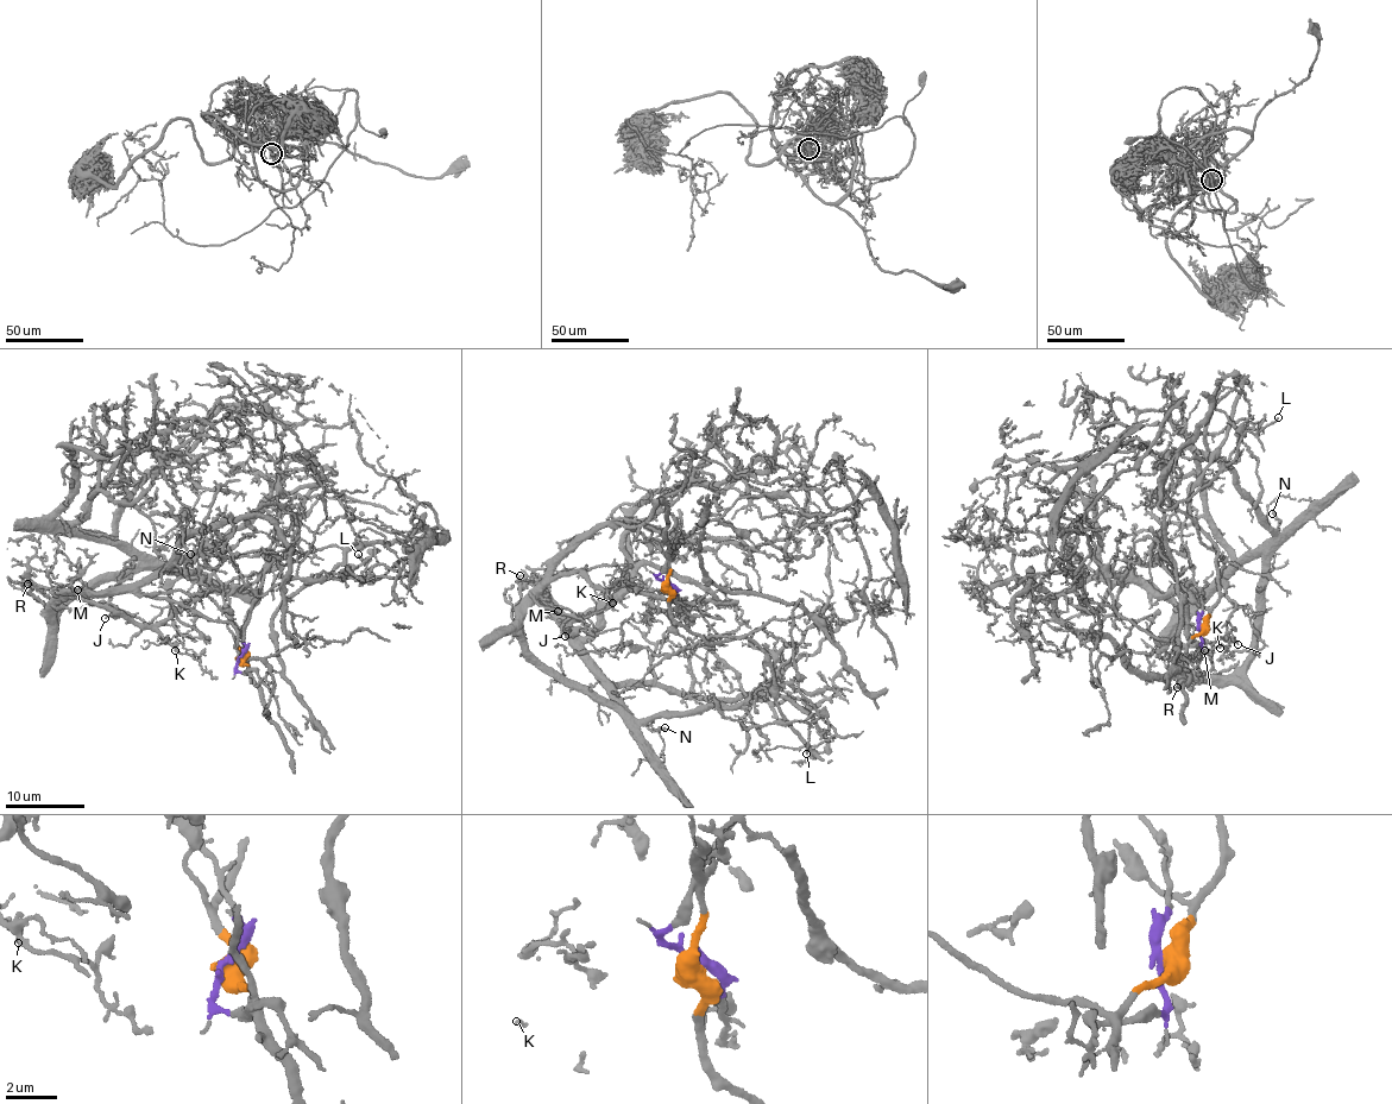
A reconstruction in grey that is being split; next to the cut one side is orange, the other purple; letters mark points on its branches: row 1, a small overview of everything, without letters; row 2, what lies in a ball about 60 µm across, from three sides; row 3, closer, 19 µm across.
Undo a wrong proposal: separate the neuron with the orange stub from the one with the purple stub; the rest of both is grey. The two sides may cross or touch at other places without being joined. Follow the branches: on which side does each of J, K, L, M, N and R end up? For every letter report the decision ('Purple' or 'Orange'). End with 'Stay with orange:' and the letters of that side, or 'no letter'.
J: Orange
K: Purple
L: Orange
M: Purple
N: Purple
R: Purple
Stay with orange: J, L

